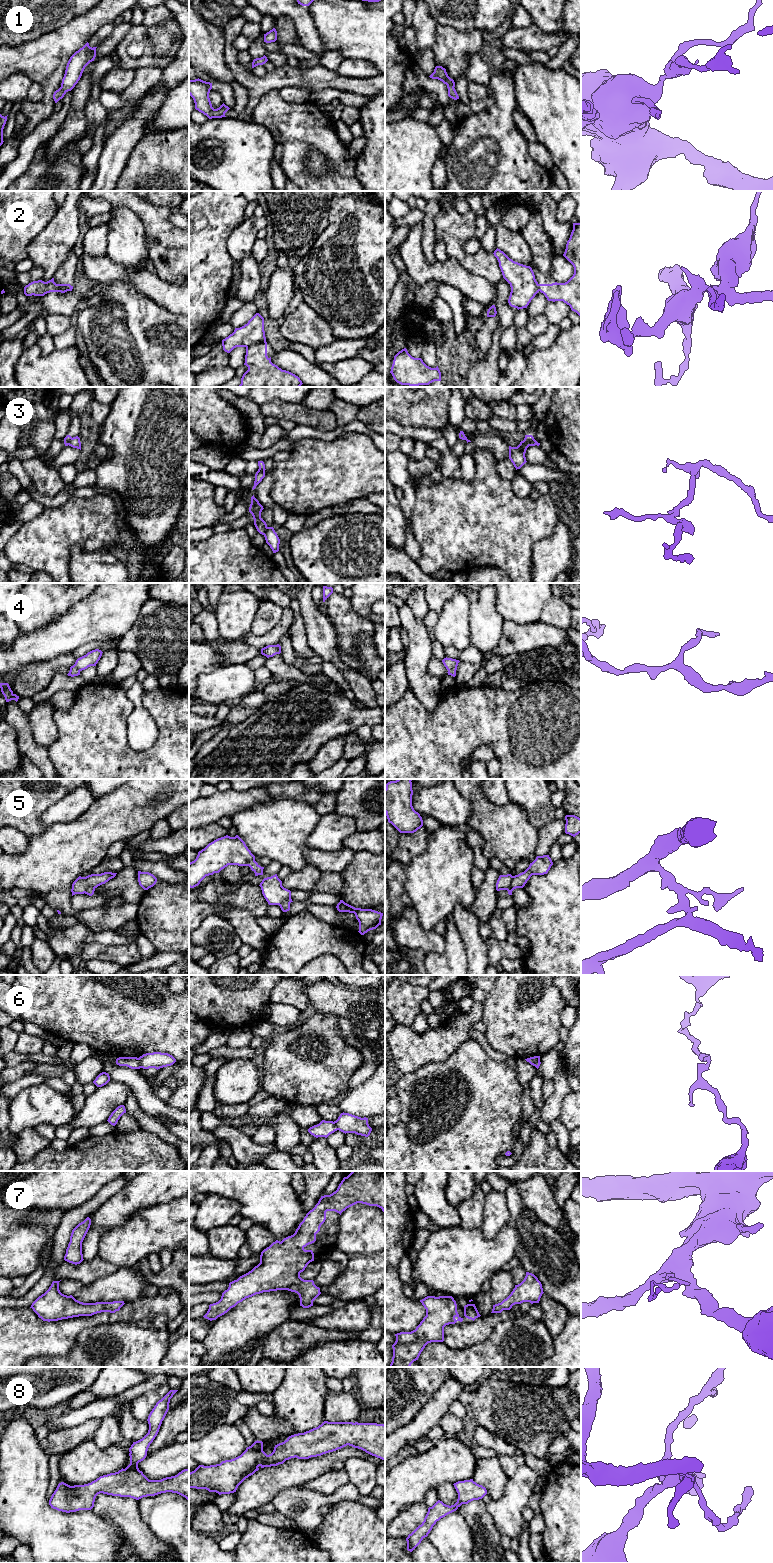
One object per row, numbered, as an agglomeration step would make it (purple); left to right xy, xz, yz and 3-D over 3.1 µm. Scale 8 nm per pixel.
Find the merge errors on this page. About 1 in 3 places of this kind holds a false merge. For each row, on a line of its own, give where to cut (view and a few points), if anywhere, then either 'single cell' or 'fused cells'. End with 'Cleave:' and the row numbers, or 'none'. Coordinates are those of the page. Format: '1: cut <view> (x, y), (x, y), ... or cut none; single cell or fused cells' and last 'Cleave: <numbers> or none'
1: cut none; single cell
2: cut xz (265, 340), (259, 343), (252, 343), (246, 348); fused cells
3: cut xz (267, 527), (263, 534); fused cells
4: cut none; single cell
5: cut yz (512, 876), (511, 883), (506, 889); fused cells
6: cut xy (137, 1058), (141, 1067); fused cells
7: cut none; single cell
8: cut none; single cell
Cleave: 2, 3, 5, 6

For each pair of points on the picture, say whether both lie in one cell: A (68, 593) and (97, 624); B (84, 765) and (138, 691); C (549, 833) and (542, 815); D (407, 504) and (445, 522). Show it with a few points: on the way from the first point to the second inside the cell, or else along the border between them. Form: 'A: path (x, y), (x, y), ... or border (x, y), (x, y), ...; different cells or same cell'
A: border (90, 593), (57, 616); different cells
B: border (125, 692), (125, 695), (134, 705); different cells
C: border (556, 819), (538, 830); different cells
D: border (415, 490), (415, 503), (410, 519), (411, 530); different cells

